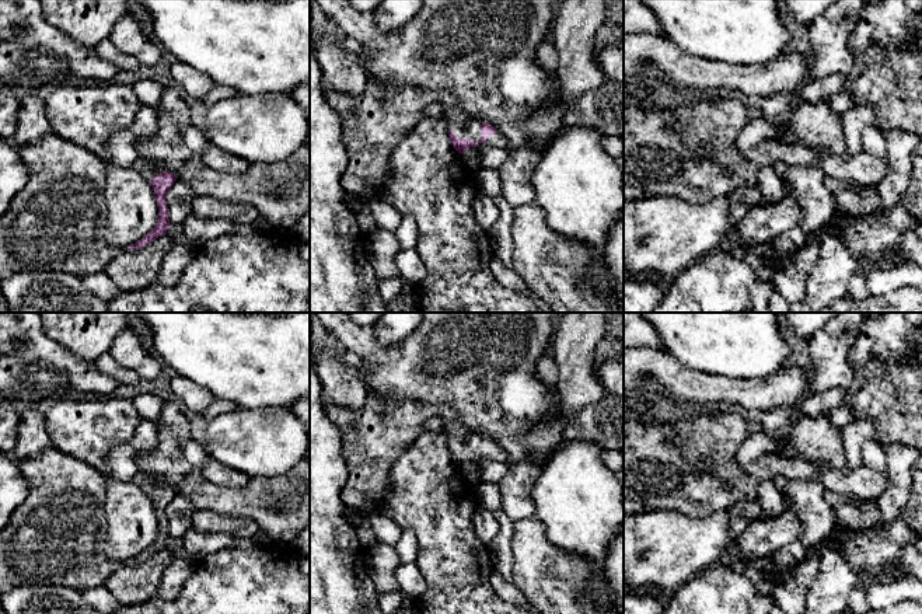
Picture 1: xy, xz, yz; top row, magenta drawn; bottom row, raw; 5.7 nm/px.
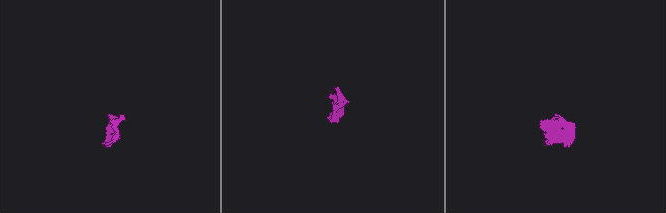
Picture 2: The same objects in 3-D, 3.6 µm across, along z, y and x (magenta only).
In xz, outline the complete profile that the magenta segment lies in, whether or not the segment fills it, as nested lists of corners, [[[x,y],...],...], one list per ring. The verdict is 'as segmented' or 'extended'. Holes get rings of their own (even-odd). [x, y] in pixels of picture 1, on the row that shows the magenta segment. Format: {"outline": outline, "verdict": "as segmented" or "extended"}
{"outline": [[[367,74],[363,94],[352,97],[325,88],[325,95],[342,122],[348,167],[340,184],[349,196],[364,200],[383,198],[390,154],[434,102],[446,109],[450,142],[460,154],[478,143],[509,150],[509,140],[495,126],[469,116],[448,90],[398,86]]], "verdict": "extended"}

